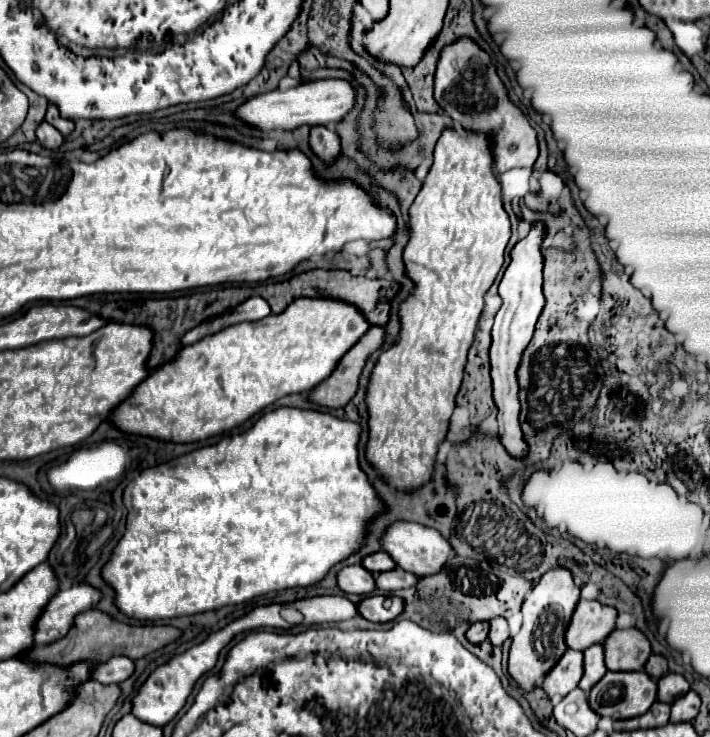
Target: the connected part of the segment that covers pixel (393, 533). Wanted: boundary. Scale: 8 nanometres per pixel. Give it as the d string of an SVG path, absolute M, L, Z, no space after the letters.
M398 520L386 528L386 532L382 534L380 546L386 554L390 554L390 558L396 562L396 566L400 566L402 570L408 570L416 576L428 576L428 574L438 572L452 554L452 546L448 544L446 538L440 536L438 530L416 524L416 522L404 522L404 520Z

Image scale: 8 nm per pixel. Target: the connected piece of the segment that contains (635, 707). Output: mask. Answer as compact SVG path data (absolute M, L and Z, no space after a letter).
M606 672L604 678L588 692L588 704L598 716L612 720L628 720L648 712L656 700L656 684L646 672Z

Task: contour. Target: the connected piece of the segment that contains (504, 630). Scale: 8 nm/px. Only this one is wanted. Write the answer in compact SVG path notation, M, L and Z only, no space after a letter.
M492 618L490 620L490 634L488 634L488 640L494 644L494 646L502 646L502 642L510 636L510 628L508 628L508 622L506 618Z

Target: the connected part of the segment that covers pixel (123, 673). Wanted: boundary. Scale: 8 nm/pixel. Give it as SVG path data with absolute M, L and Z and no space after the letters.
M114 656L112 660L98 664L92 670L90 678L100 684L118 684L118 682L124 682L132 672L134 672L134 662L130 658Z

